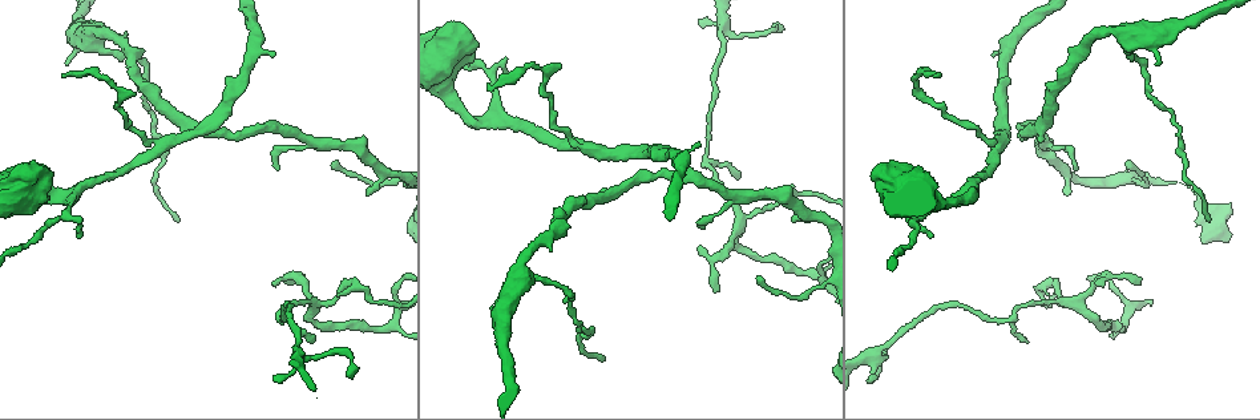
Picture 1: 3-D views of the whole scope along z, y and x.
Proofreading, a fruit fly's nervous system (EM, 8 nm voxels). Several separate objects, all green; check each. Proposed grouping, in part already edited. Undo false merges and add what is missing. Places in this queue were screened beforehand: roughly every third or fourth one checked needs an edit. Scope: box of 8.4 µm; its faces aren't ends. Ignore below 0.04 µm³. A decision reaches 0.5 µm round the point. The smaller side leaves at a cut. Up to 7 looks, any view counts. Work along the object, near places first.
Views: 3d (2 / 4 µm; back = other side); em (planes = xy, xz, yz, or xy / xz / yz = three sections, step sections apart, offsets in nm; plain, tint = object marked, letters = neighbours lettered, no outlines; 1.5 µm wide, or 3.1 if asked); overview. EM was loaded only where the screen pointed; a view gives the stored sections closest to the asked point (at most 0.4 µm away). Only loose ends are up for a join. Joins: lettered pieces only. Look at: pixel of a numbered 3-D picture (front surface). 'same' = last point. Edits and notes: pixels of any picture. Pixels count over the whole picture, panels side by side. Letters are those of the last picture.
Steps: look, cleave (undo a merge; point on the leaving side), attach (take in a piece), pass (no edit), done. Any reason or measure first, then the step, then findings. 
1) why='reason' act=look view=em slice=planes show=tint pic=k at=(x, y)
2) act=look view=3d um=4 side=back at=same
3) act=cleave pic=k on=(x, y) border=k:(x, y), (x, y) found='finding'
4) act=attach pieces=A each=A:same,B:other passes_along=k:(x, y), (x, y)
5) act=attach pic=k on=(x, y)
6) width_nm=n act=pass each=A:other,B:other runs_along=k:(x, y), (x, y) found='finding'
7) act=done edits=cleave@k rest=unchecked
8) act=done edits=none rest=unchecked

why='free end' act=look view=em slice=yz step=8 show=tint pic=1 at=(291, 281)

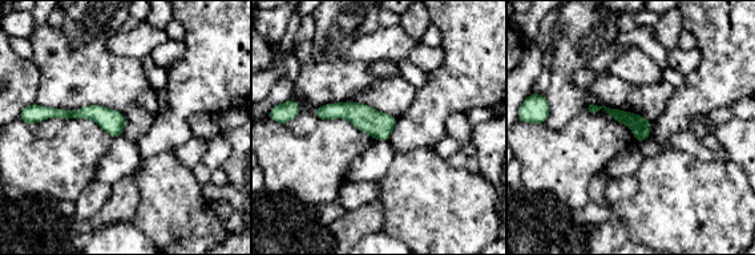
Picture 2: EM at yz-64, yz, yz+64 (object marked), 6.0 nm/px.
why='another direction' act=look view=em slice=planes show=letters at=same

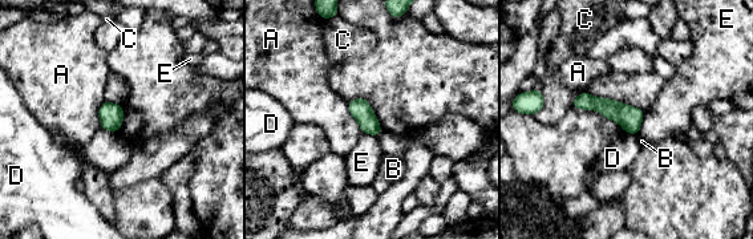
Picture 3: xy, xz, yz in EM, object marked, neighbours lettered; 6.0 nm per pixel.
width_nm=130 act=pass each=A:other,B:other,C:other,D:other,E:other border=3:(100, 128), (117, 133) found='no lettered piece goes on from it'

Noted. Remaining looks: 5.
why='sudden change in width' act=look view=3d um=4 pic=1 at=(519, 277)

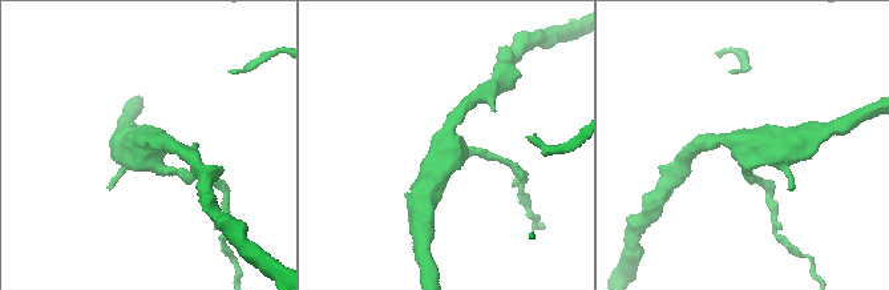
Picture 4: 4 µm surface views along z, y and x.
act=look view=em slice=planes show=letters pic=4 at=(448, 152)

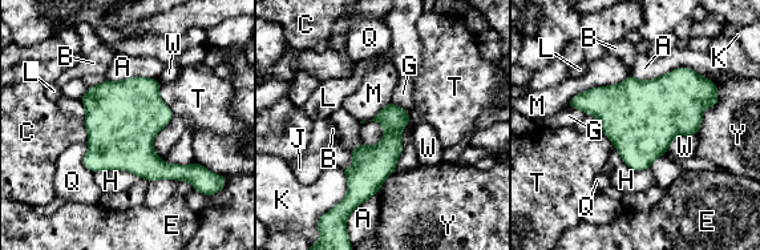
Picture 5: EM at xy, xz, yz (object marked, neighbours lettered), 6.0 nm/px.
longest_contact=A:550nm act=pass each=A:other,B:other,C:other,E:other,G:other,H:other,J:other,K:other,L:other,M:other,Q:other,T:other,W:other,Y:other found='one neuron here'

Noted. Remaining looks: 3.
why='thin end' act=look view=3d um=4 pic=1 at=(938, 77)

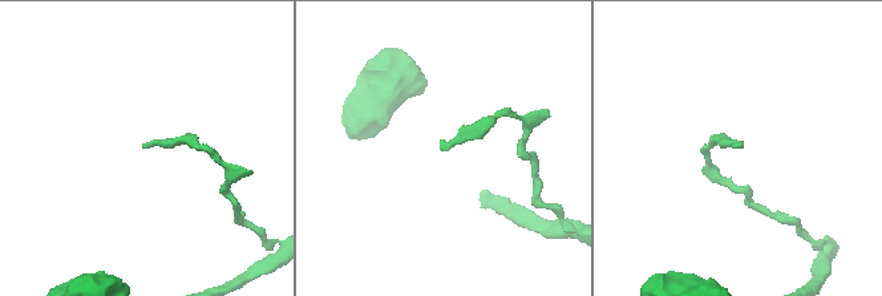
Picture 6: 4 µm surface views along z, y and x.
act=look view=em slice=planes show=tint pic=6 at=(443, 149)

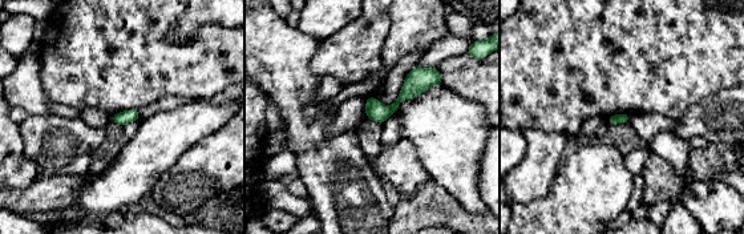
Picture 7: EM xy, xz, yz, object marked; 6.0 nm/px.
why='what lies round it' act=look view=em slice=planes show=letters at=same

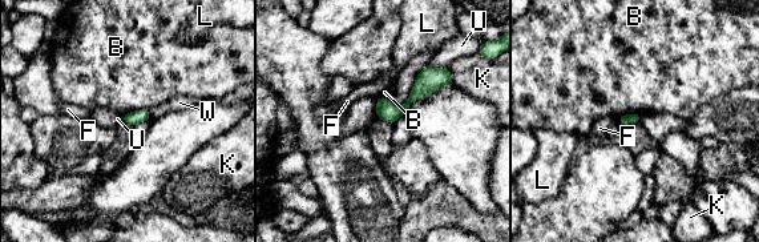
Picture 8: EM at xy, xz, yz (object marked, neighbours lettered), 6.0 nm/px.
act=pass each=B:other,F:other,K:other,L:other,U:other,W:other found='none of them fits'

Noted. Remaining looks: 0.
act=done edits=none rest=unchecked

